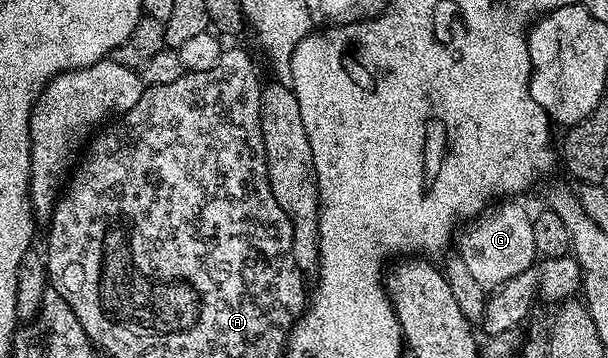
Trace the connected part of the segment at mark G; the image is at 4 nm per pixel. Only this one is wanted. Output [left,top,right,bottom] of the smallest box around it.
[459,198,538,290]

